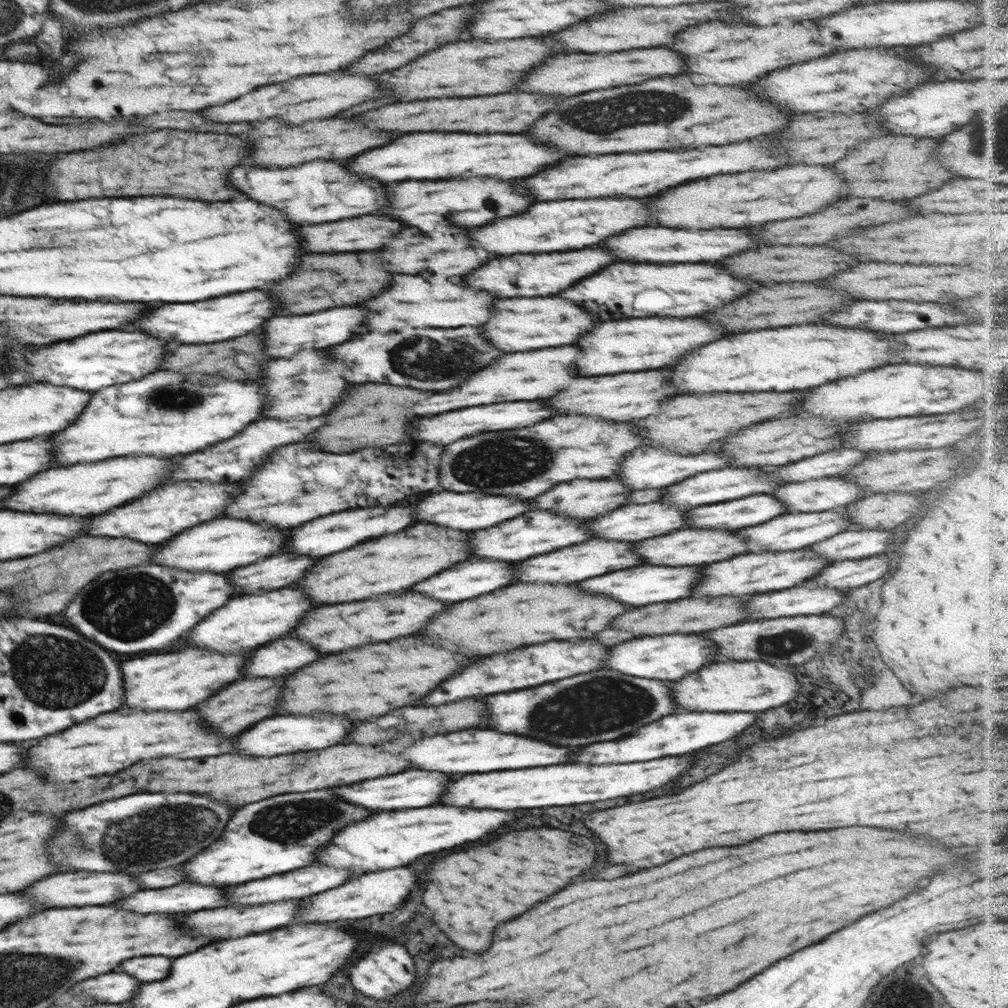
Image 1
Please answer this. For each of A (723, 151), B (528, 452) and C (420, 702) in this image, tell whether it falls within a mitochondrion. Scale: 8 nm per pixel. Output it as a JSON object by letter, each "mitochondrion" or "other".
{"A":"other","B":"mitochondrion","C":"other"}

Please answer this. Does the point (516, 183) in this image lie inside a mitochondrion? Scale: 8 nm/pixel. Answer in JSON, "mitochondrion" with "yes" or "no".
{"mitochondrion":"no"}

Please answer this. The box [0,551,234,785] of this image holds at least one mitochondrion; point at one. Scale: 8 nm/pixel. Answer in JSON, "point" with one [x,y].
{"point":[47,667]}

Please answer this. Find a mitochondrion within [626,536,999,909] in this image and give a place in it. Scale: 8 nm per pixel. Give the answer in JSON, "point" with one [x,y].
{"point":[782,645]}

